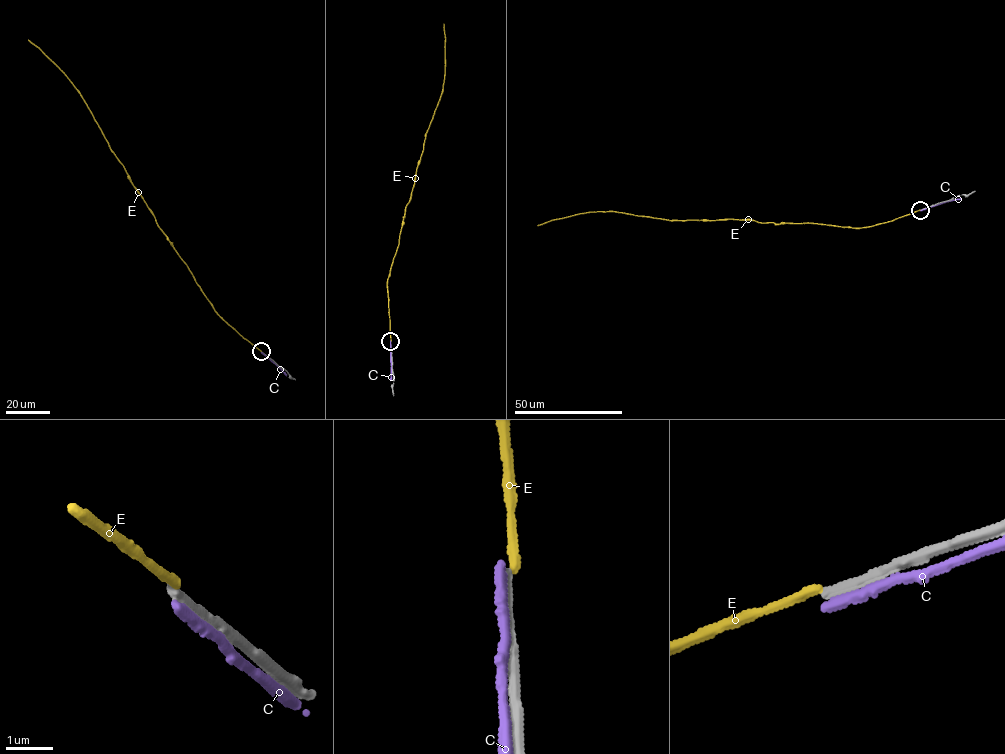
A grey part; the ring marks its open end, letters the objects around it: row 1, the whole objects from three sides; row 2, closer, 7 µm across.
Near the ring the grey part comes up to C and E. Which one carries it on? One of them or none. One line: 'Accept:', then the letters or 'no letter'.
Accept: no letter

